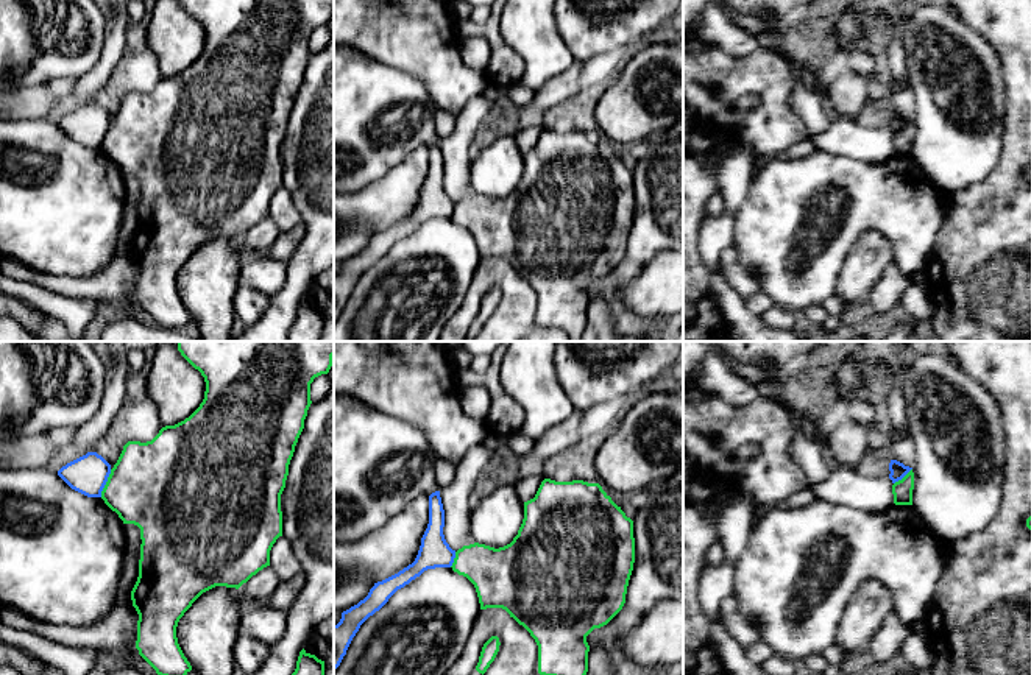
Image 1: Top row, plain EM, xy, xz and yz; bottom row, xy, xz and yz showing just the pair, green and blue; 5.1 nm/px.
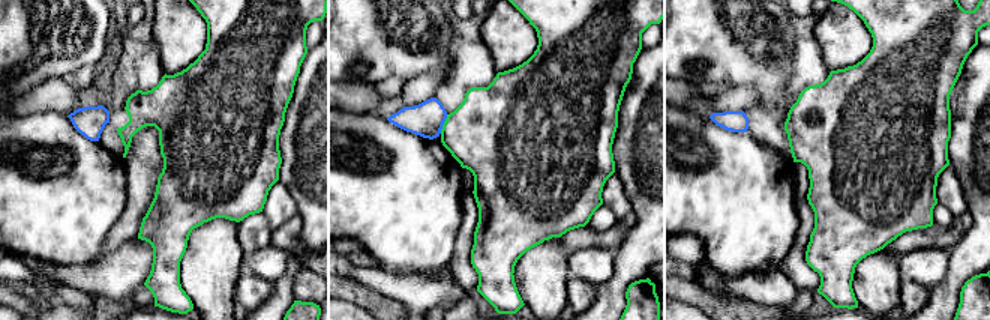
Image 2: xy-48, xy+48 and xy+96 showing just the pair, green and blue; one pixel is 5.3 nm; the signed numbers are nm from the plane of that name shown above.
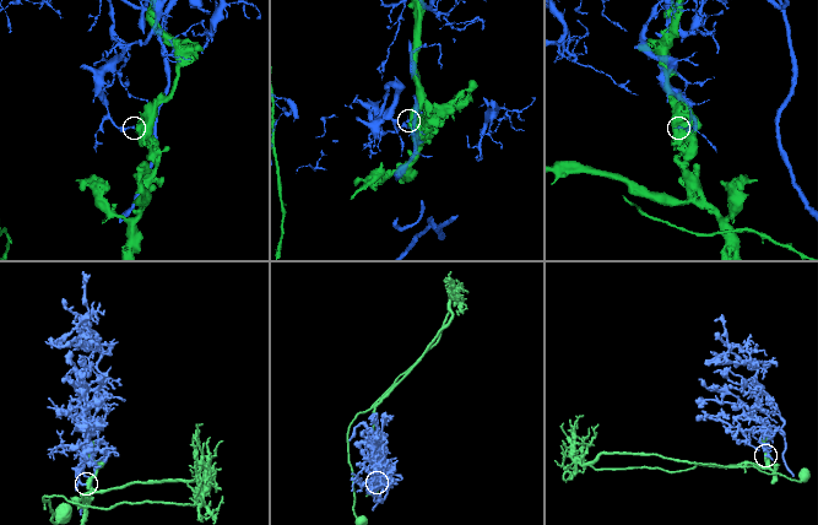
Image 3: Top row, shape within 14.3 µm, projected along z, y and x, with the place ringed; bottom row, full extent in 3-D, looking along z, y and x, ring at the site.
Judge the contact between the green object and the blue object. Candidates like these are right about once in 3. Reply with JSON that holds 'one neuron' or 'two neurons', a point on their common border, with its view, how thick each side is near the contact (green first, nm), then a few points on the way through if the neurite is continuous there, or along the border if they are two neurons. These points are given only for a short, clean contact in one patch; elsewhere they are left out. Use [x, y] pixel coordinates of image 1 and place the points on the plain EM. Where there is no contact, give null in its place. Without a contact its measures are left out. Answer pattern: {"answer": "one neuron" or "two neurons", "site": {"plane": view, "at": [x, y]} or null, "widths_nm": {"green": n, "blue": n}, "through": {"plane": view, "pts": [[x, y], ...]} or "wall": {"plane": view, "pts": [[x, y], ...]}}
{"answer": "two neurons", "site": {"plane": "xy", "at": [106, 134]}, "widths_nm": {"green": 460, "blue": 200}}

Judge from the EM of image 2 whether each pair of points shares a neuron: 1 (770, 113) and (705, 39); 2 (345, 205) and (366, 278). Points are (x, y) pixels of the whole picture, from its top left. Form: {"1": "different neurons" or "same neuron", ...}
{"1": "same neuron", "2": "different neurons"}

